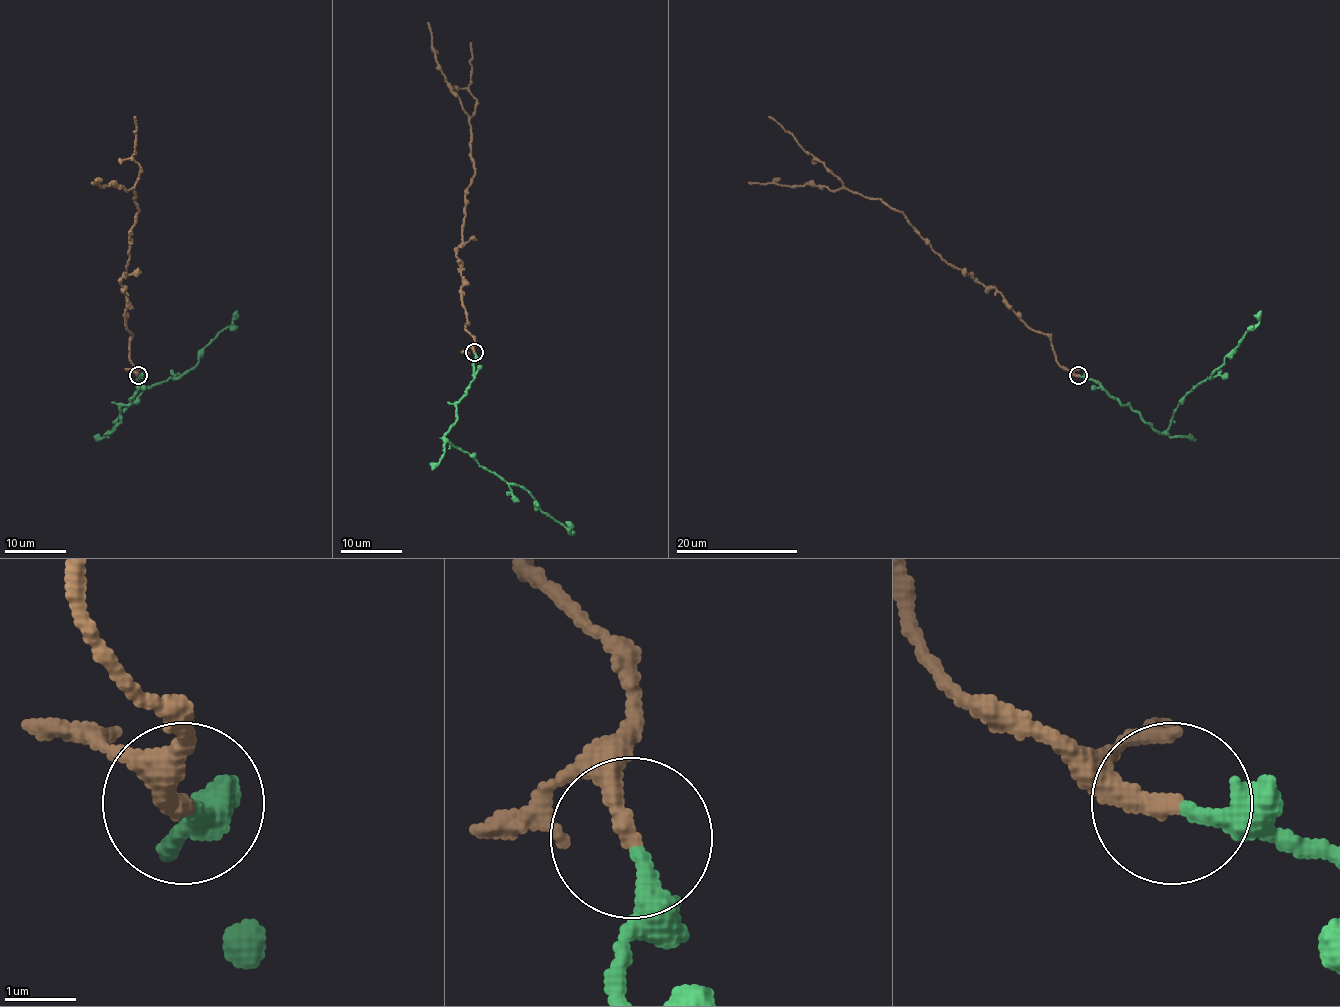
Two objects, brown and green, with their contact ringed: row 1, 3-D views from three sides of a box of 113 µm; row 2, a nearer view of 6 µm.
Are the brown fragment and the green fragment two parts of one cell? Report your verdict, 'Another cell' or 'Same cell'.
Same cell

